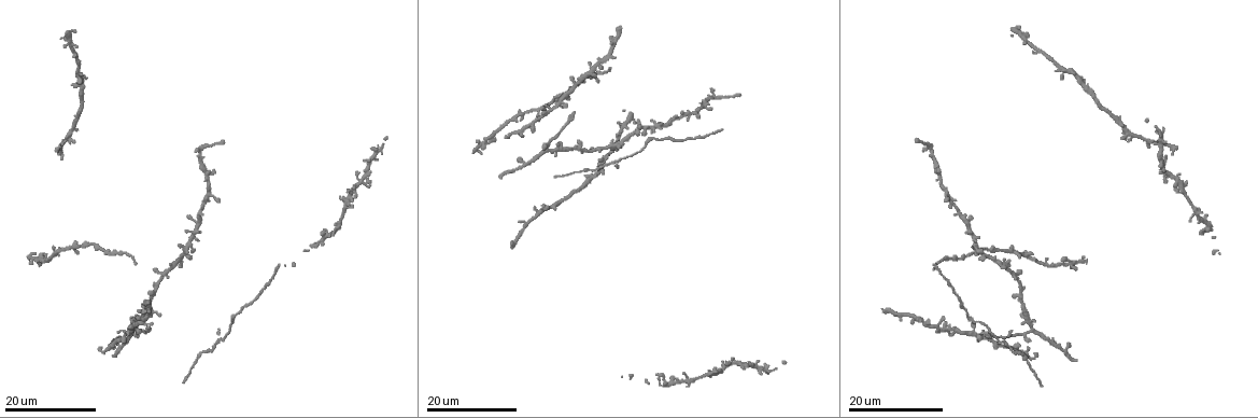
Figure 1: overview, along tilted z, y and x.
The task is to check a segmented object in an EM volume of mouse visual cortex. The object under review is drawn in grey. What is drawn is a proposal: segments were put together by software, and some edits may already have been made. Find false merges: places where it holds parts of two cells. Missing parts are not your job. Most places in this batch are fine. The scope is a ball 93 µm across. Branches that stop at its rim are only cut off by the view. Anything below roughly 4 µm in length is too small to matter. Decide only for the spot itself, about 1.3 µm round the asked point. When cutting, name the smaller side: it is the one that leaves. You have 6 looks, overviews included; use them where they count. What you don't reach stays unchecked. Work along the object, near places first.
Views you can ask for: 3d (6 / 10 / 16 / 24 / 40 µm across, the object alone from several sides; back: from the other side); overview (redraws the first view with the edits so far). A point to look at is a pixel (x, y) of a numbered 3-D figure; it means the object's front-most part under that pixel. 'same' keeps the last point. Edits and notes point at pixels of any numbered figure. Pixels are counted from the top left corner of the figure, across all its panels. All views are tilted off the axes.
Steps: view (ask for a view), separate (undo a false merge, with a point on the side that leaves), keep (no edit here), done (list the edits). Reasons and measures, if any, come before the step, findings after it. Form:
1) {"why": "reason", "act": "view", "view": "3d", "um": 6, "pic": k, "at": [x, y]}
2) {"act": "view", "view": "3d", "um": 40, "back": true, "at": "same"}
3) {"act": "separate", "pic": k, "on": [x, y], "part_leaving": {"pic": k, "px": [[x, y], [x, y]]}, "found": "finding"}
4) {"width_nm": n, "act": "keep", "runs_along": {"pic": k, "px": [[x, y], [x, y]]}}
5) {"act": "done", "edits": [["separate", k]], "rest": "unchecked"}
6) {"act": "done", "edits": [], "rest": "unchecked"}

{"act": "view", "view": "3d", "um": 24, "pic": 1, "at": [1132, 133]}

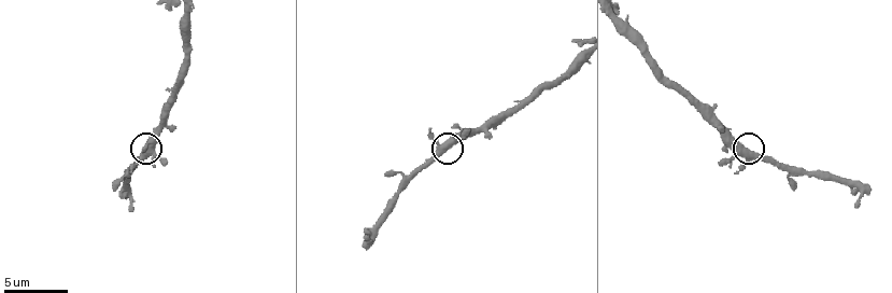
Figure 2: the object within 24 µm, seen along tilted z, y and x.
{"act": "view", "view": "3d", "um": 6, "pic": 2, "at": [751, 156]}

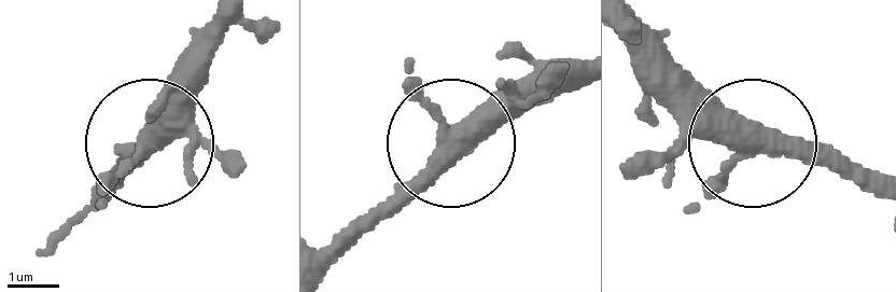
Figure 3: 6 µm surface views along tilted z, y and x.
{"width_nm": 360, "act": "keep", "found": "one cell here"}

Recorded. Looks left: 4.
{"why": "looks like a crossing", "act": "view", "view": "3d", "um": 24, "pic": 1, "at": [602, 60]}

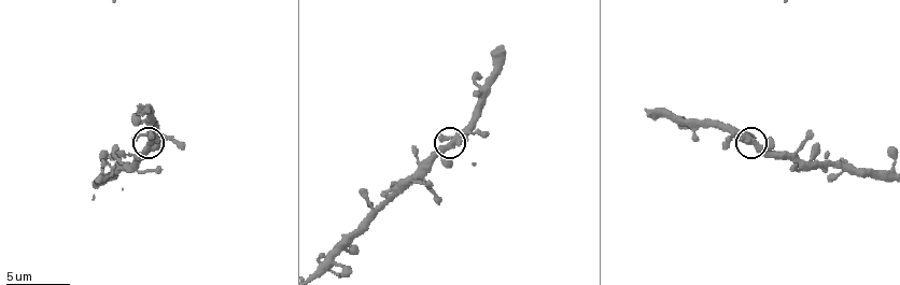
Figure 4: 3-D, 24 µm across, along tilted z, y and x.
{"act": "view", "view": "3d", "um": 10, "pic": 4, "at": [747, 134]}

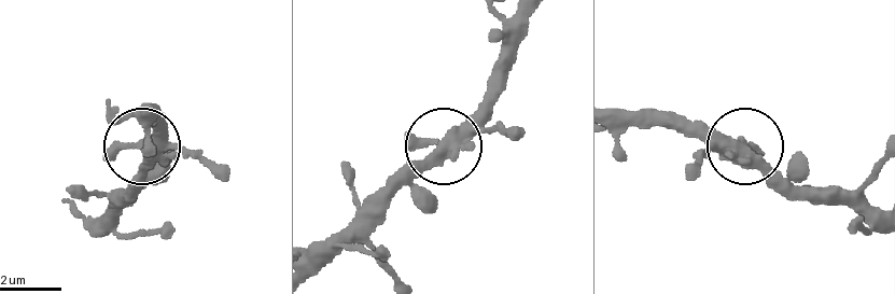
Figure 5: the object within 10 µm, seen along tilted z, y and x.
{"act": "keep", "runs_along": {"pic": 5, "px": [[820, 190], [796, 186], [744, 144], [707, 139], [679, 121]]}, "found": "continuous, no second cell"}

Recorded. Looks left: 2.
{"why": "four-way junction", "act": "view", "view": "3d", "um": 6, "pic": 4, "at": [334, 264]}

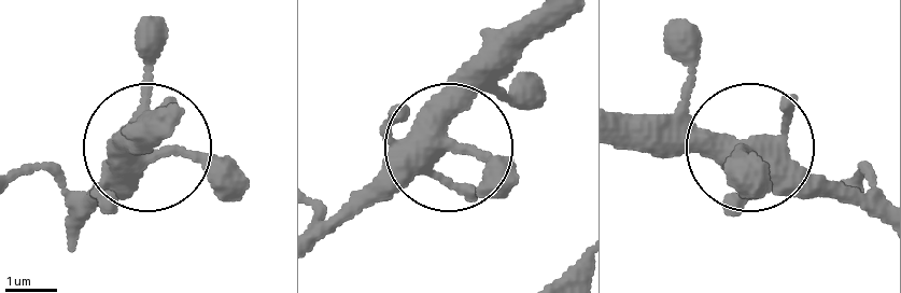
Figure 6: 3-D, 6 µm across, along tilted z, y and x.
{"arms": 4, "act": "keep", "runs_along": {"pic": 6, "px": [[557, 14], [436, 148], [350, 217]]}, "found": "all the same cell"}

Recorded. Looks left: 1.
{"act": "done", "edits": [], "rest": "unchecked"}

